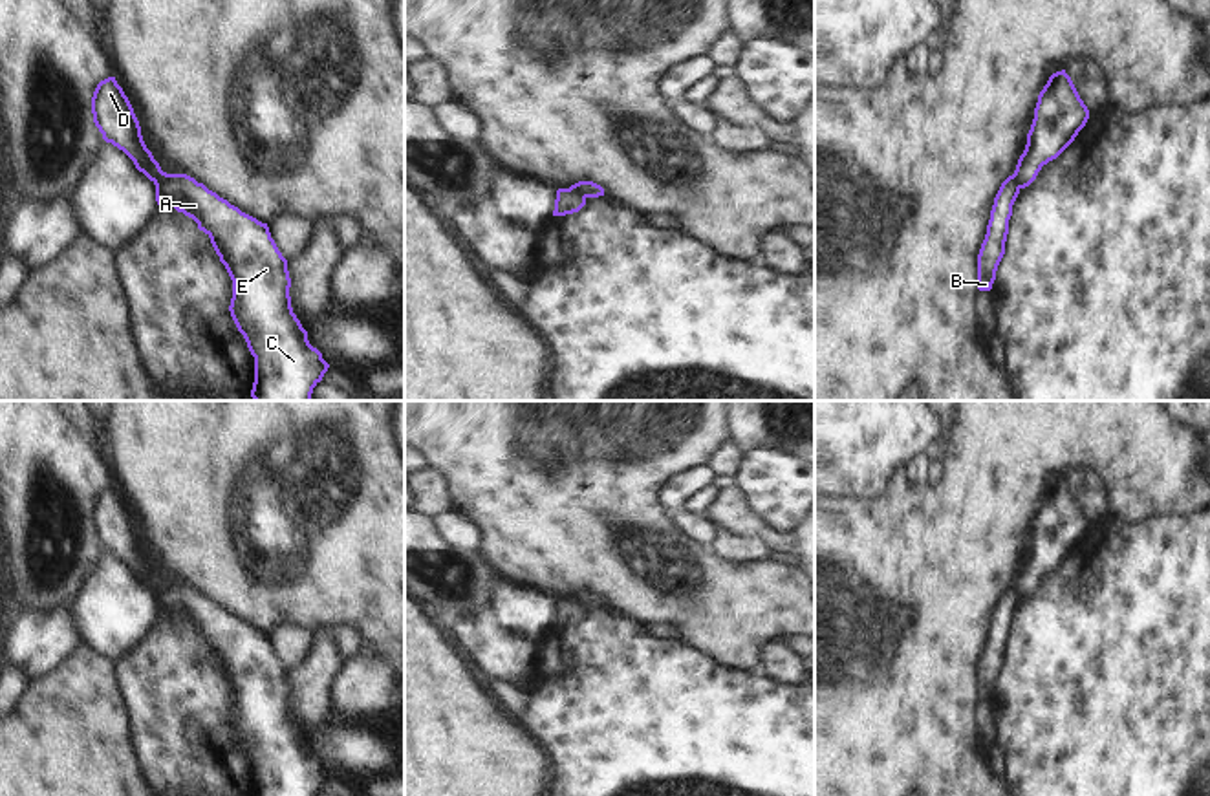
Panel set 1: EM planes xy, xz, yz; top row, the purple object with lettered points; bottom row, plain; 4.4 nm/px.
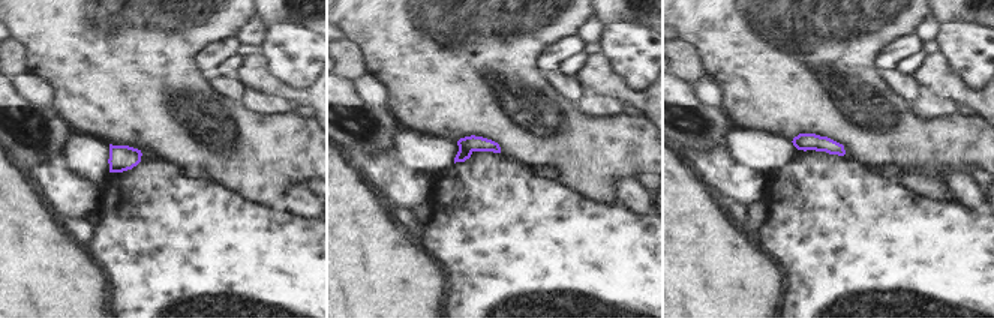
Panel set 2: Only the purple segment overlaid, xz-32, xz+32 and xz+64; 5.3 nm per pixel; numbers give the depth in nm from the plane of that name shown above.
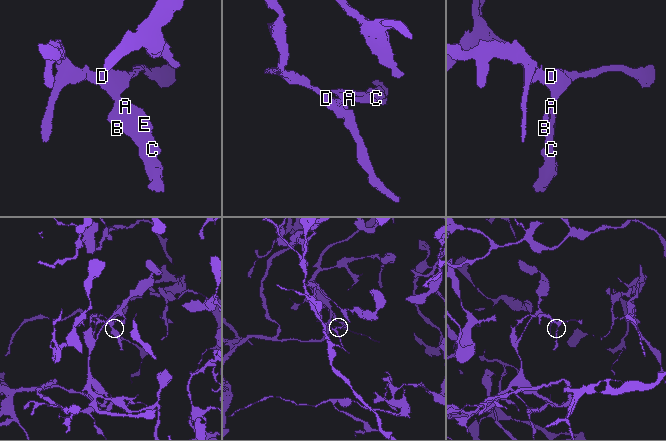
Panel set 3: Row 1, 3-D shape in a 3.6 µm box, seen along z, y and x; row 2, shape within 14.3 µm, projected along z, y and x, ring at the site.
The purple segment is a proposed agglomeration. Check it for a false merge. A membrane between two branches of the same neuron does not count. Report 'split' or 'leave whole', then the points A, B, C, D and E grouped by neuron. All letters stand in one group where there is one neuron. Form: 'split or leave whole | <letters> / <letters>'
split | A B C E / D

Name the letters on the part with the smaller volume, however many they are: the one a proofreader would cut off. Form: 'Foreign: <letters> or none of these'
Foreign: A, B, C, E

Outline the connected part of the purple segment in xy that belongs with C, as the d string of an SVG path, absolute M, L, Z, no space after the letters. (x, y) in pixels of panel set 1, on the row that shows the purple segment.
M168 174L154 183L156 201L192 218L203 231L232 280L231 317L254 357L254 401L311 401L313 388L330 364L308 340L308 331L291 307L287 260L271 238L267 223L242 212L187 174Z

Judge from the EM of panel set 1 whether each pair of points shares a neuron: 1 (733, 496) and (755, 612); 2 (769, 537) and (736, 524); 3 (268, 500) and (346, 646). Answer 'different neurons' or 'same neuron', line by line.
1: different neurons
2: same neuron
3: different neurons

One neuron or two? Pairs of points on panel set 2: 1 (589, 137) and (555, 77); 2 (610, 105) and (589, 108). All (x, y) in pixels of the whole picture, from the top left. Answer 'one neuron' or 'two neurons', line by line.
1: two neurons
2: one neuron

